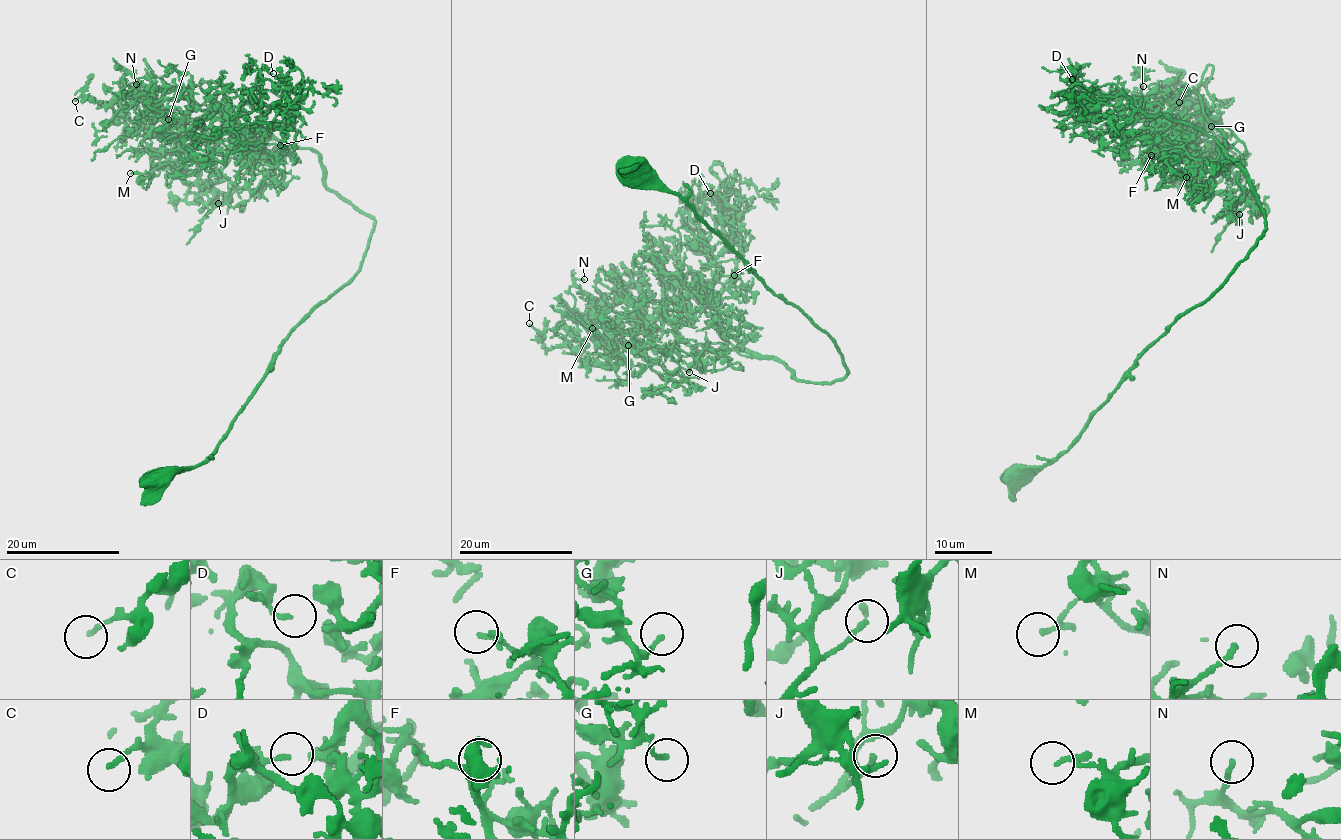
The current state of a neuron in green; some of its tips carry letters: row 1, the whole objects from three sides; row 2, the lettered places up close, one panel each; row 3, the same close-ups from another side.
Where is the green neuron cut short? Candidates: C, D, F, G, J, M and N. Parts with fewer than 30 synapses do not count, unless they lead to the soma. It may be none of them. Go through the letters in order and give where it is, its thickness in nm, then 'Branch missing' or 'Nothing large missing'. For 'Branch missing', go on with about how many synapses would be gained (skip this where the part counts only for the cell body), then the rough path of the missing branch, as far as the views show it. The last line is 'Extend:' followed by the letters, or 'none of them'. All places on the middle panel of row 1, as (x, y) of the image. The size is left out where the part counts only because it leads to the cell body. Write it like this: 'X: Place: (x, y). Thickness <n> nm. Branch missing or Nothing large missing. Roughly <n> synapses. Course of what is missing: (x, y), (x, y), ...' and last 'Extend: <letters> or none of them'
C: Place: (529, 323). Thickness 160 nm. Nothing large missing
D: Place: (710, 193). Thickness 140 nm. Nothing large missing
F: Place: (734, 275). Thickness 120 nm. Nothing large missing
G: Place: (628, 345). Thickness 140 nm. Nothing large missing
J: Place: (689, 372). Thickness 190 nm. Nothing large missing
M: Place: (592, 328). Thickness 120 nm. Nothing large missing
N: Place: (584, 279). Thickness 150 nm. Branch missing. Roughly 40 synapses. Course of what is missing: (584, 279), (584, 296), (596, 311)
Extend: N

